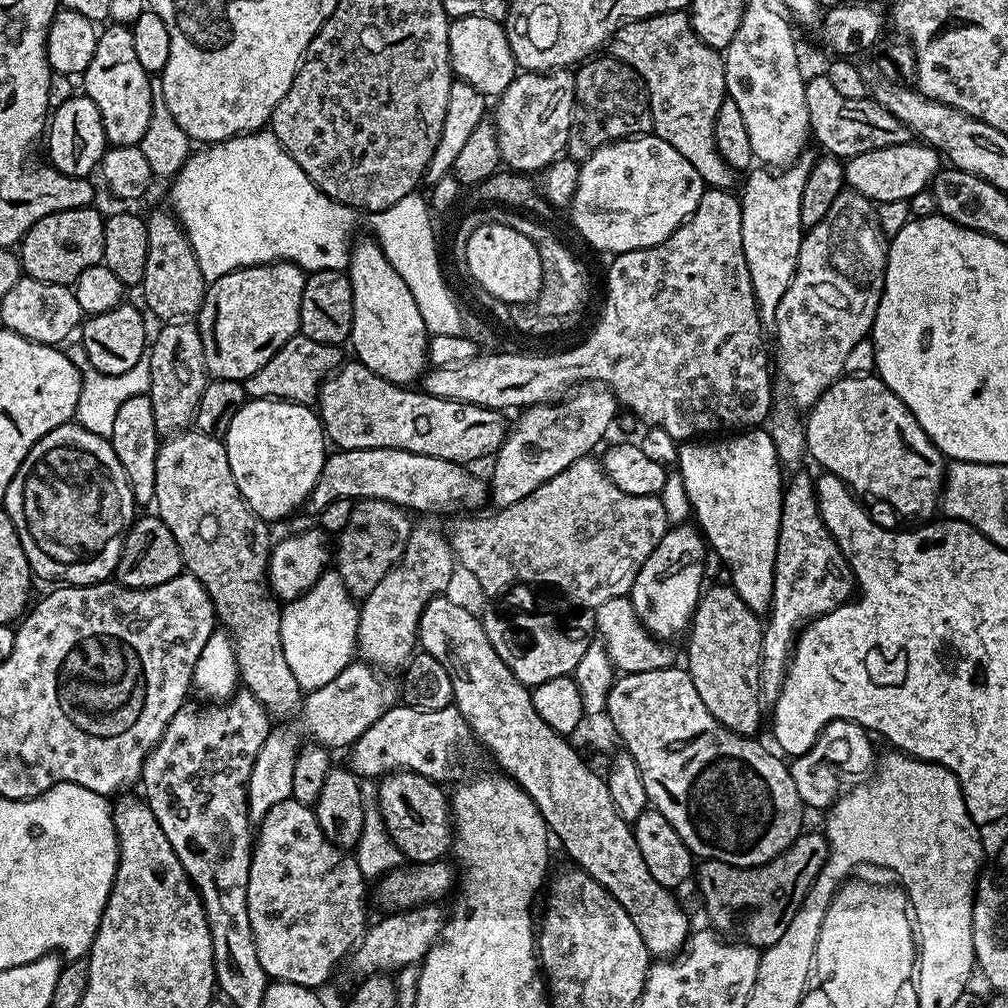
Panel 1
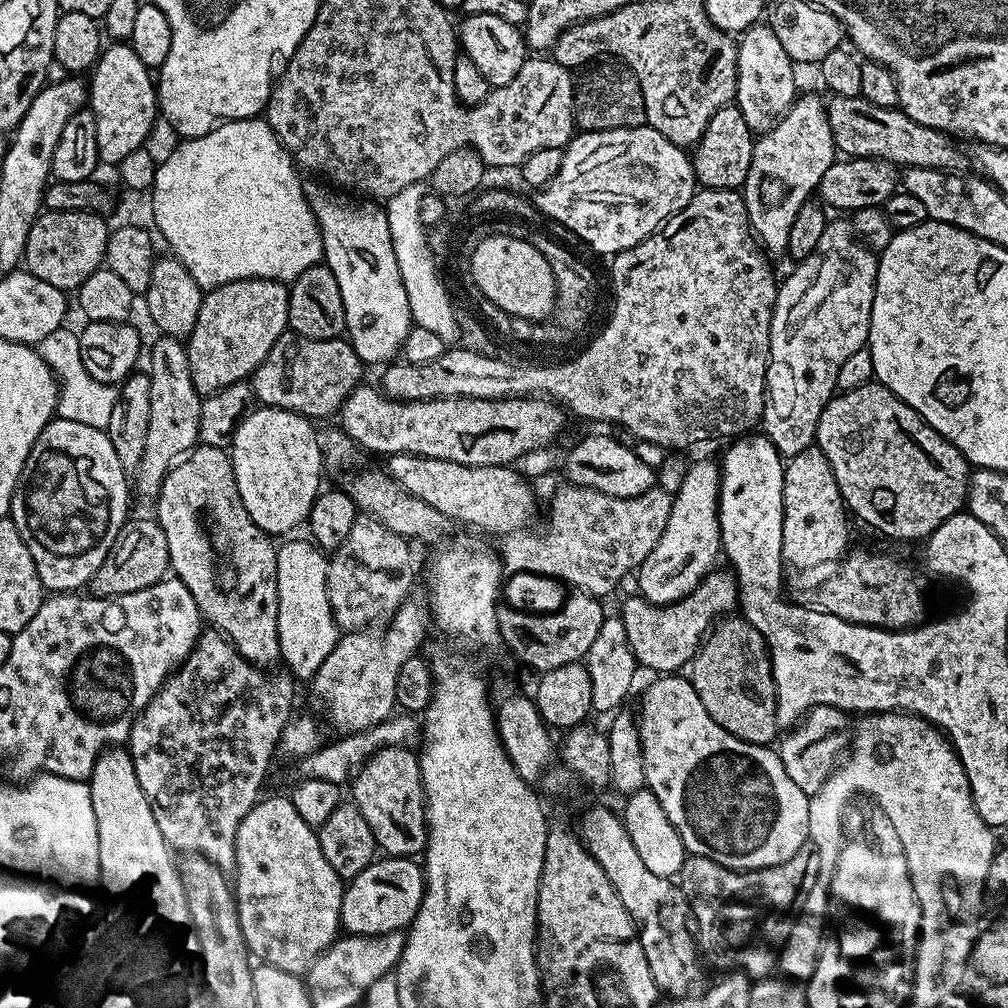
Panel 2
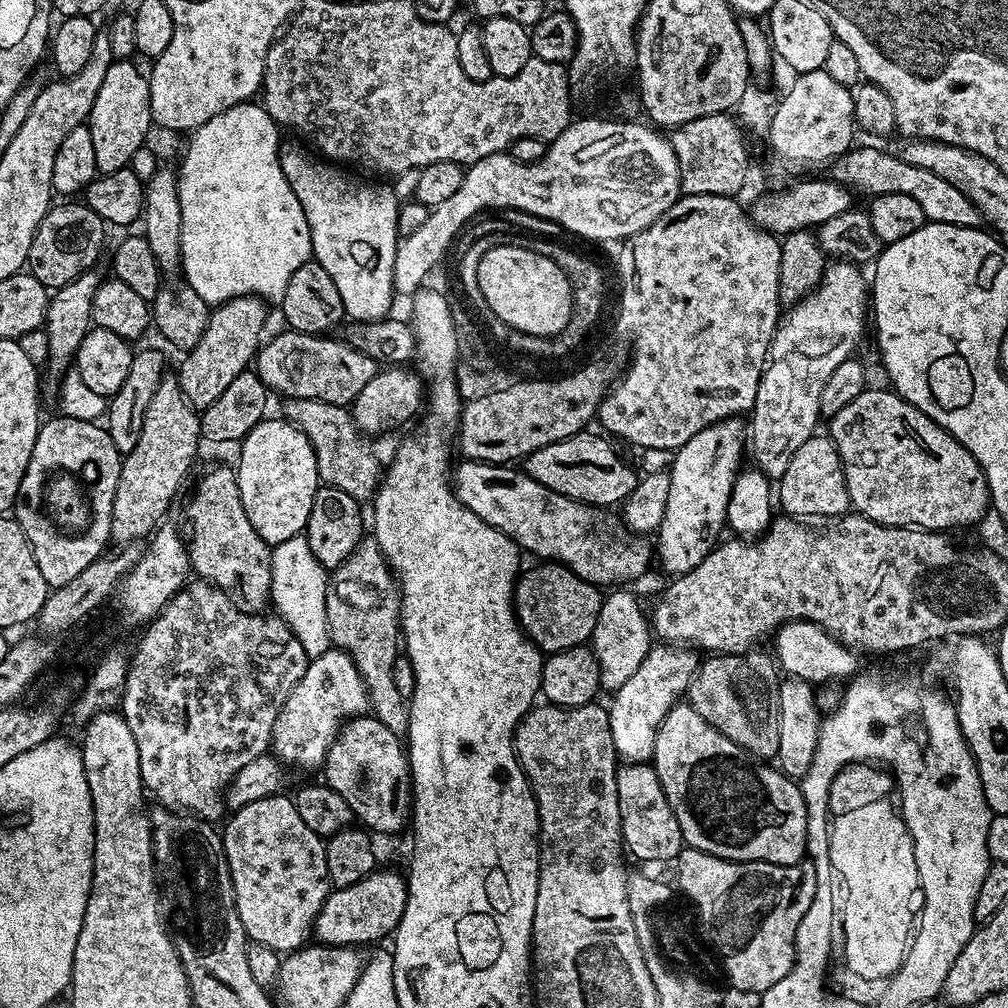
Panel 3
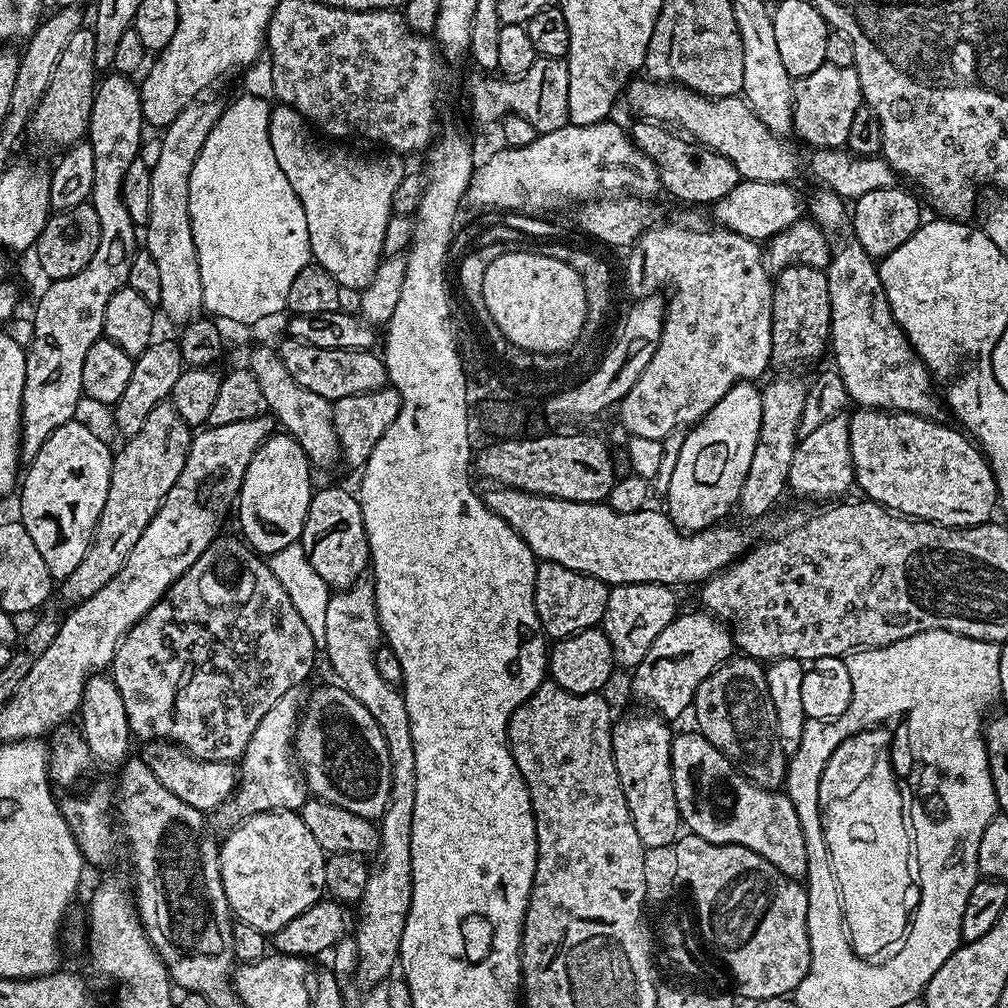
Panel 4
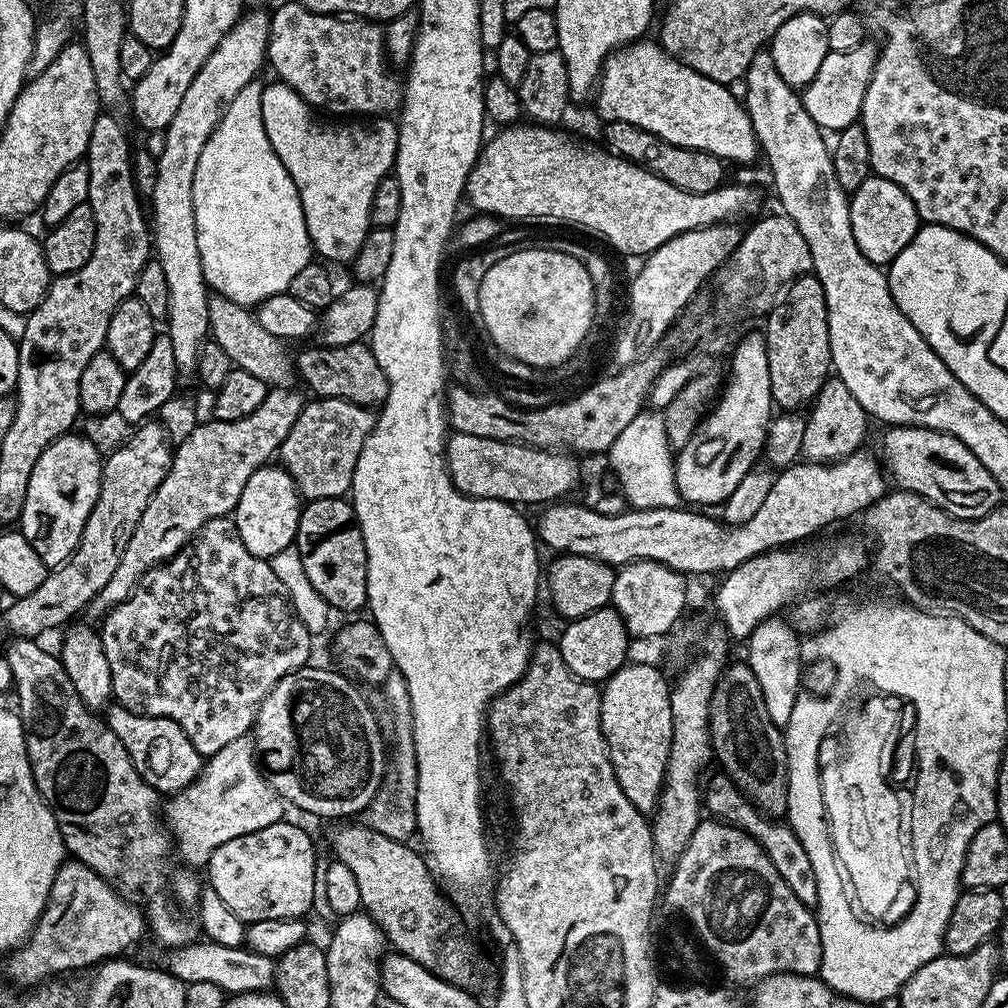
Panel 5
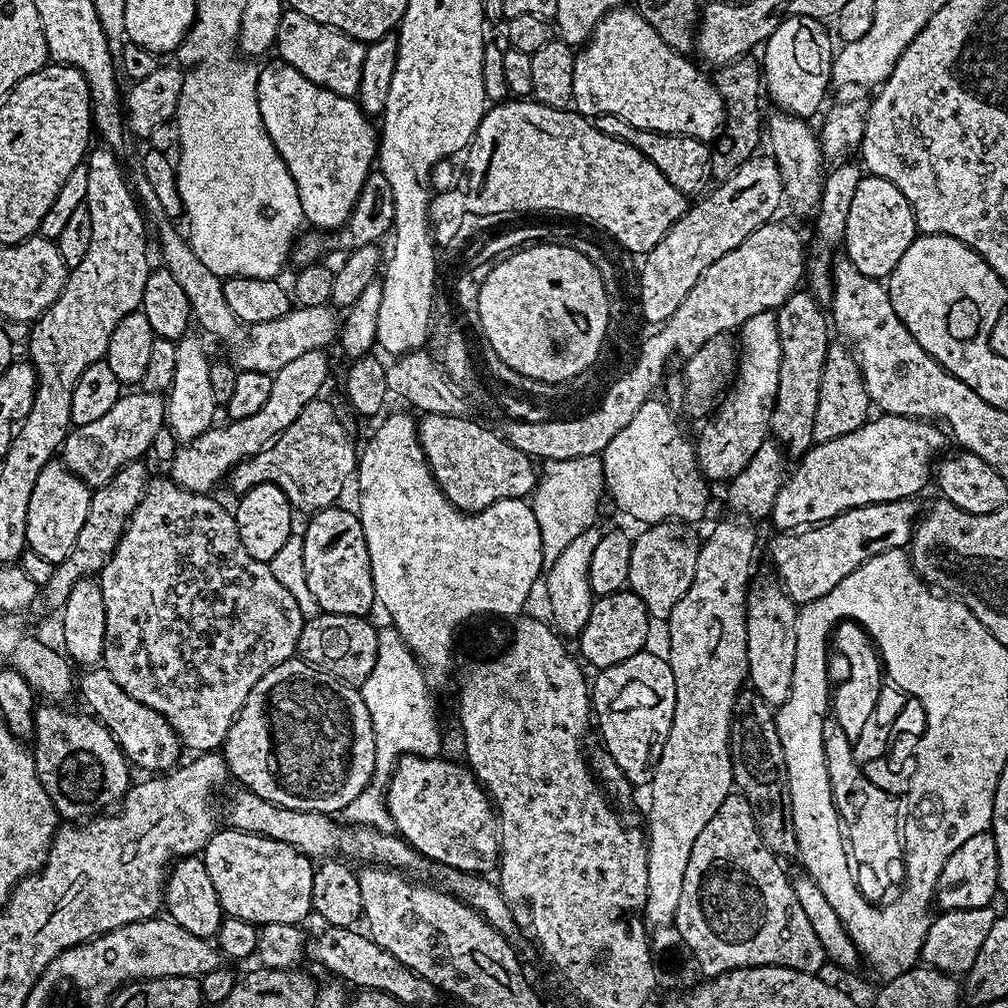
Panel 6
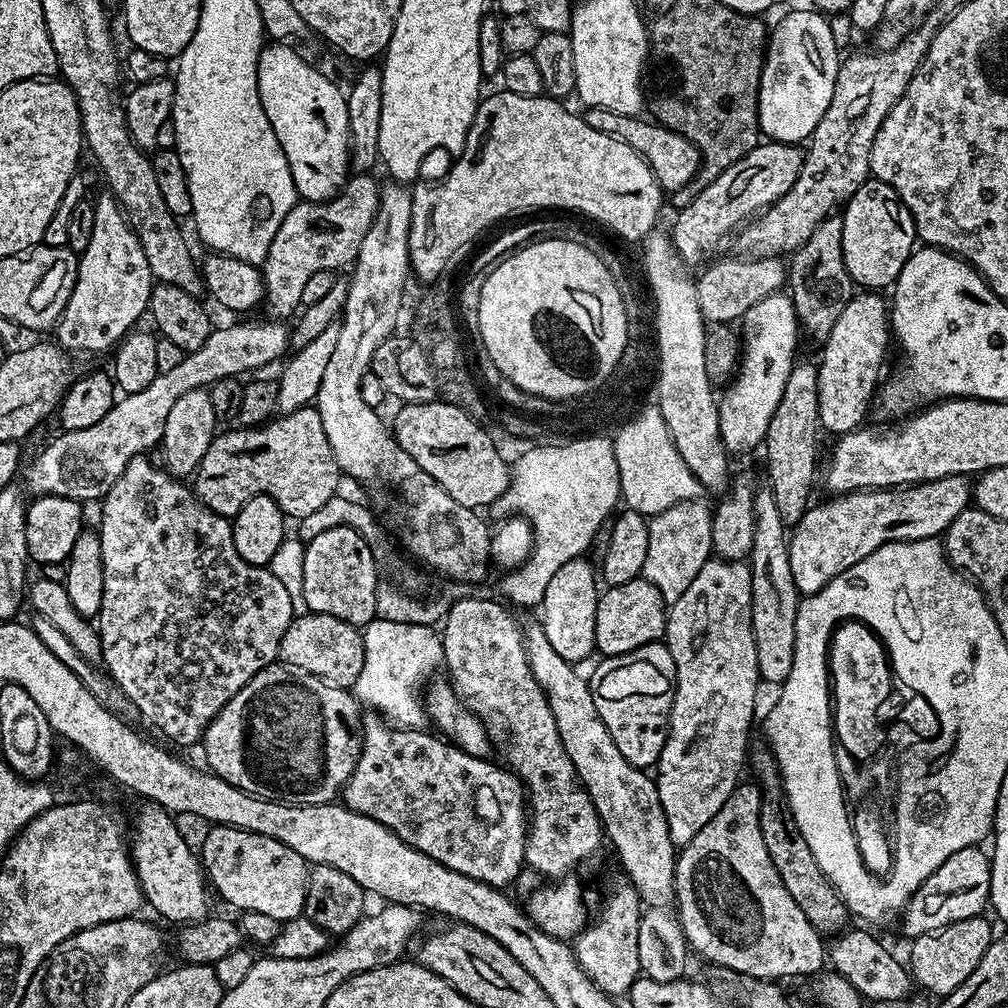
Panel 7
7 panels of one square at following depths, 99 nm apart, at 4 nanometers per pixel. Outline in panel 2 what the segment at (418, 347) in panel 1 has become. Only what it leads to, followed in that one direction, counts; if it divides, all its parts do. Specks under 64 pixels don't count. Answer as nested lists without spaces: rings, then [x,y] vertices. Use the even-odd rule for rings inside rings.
[[[305,183],[304,197],[320,227],[324,243],[323,263],[327,264],[334,278],[338,278],[338,290],[342,290],[347,339],[365,365],[387,365],[401,355],[404,339],[414,327],[408,291],[398,270],[398,258],[390,238],[388,213],[368,198],[353,198],[348,194],[328,196],[323,188],[325,185],[320,184]]]

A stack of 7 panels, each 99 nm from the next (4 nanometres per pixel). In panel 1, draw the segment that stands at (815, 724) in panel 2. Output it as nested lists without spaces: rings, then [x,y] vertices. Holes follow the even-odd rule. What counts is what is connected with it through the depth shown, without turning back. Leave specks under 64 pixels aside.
[[[835,720],[825,726],[818,734],[814,746],[806,750],[806,754],[795,757],[791,761],[790,771],[794,778],[794,790],[798,790],[798,798],[805,809],[821,808],[827,810],[832,807],[834,801],[841,795],[840,779],[843,776],[860,776],[863,772],[871,773],[874,768],[874,756],[872,760],[873,737],[862,727],[849,720]]]

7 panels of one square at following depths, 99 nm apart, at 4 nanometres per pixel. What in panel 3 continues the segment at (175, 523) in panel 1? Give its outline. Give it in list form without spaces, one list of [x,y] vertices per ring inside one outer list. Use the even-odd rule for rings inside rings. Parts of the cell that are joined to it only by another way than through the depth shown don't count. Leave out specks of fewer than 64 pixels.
[[[231,467],[212,468],[197,482],[196,489],[188,500],[186,547],[191,571],[195,575],[197,572],[201,581],[221,588],[241,612],[260,614],[267,609],[264,607],[269,607],[272,594],[272,548],[258,534],[258,530],[250,526],[250,518],[246,518],[246,510],[242,510],[236,473]]]

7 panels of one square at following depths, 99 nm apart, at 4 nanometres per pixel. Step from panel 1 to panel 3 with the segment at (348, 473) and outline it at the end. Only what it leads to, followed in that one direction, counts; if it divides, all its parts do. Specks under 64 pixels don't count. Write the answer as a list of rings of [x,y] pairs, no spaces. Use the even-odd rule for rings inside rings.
[[[469,459],[460,463],[454,468],[454,487],[462,506],[474,510],[482,522],[502,530],[525,553],[533,552],[544,562],[563,564],[597,586],[615,580],[636,580],[651,560],[653,563],[653,545],[651,548],[643,535],[623,530],[616,536],[613,526],[596,513],[599,511],[595,507],[566,498],[542,486],[542,482],[534,482],[519,467]]]

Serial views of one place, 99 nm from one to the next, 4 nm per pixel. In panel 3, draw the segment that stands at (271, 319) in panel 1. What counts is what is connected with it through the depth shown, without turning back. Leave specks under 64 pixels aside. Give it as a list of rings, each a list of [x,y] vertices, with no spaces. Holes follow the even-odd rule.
[[[239,296],[211,309],[206,330],[202,338],[198,338],[198,346],[187,349],[185,356],[188,357],[181,362],[180,373],[174,376],[193,408],[203,410],[210,406],[238,374],[249,371],[262,347],[260,335],[268,320],[268,308],[269,305],[258,296]]]

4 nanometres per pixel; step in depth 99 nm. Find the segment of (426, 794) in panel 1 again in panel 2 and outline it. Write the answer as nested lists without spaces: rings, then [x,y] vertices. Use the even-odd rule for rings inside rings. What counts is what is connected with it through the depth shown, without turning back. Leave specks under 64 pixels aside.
[[[411,747],[378,749],[351,777],[351,788],[351,803],[356,804],[358,810],[362,810],[362,818],[370,822],[381,853],[413,858],[423,853],[428,845],[428,807],[424,804],[420,757]]]

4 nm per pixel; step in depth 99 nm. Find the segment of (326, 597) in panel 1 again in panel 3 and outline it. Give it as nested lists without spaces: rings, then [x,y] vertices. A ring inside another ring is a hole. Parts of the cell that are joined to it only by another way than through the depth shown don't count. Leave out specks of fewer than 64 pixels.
[[[304,534],[286,538],[286,542],[272,548],[272,594],[271,603],[275,615],[286,622],[286,626],[302,644],[309,658],[322,654],[332,644],[326,618],[326,590],[329,573],[310,552]]]

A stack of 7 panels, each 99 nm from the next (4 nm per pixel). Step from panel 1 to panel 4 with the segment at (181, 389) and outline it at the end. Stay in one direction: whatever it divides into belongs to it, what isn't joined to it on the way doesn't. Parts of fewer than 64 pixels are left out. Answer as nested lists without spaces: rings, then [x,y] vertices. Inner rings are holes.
[[[163,402],[146,414],[146,422],[138,434],[123,441],[124,449],[117,451],[112,458],[106,506],[102,506],[102,514],[86,550],[86,558],[82,558],[74,574],[59,581],[58,596],[60,592],[68,606],[75,606],[98,594],[98,590],[102,590],[102,586],[106,586],[106,582],[110,582],[110,578],[122,570],[130,550],[134,550],[134,542],[142,538],[142,530],[146,530],[154,514],[158,514],[166,494],[170,494],[170,486],[178,482],[178,474],[182,474],[182,466],[186,466],[186,454],[192,445],[193,435],[193,429],[182,422],[172,403]]]

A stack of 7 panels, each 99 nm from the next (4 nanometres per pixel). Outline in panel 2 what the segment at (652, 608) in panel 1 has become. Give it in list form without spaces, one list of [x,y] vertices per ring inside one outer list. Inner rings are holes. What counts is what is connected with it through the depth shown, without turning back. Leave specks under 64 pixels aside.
[[[714,459],[689,463],[686,476],[672,497],[670,518],[666,518],[666,530],[662,538],[650,550],[638,569],[639,595],[651,604],[672,604],[690,594],[700,581],[713,571],[720,547],[720,465]]]

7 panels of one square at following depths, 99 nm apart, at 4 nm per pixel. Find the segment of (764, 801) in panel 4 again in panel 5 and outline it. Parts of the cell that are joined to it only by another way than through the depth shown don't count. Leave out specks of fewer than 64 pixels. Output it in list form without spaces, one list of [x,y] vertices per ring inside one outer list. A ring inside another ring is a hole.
[[[719,778],[712,784],[712,789],[706,792],[706,808],[713,817],[723,818],[725,821],[733,822],[736,827],[744,829],[748,835],[755,838],[764,847],[764,852],[774,862],[774,870],[782,874],[782,882],[798,894],[798,898],[809,906],[816,903],[816,879],[814,878],[814,866],[810,866],[810,858],[802,842],[788,827],[787,823],[769,820],[768,817],[760,815],[760,812],[752,805],[745,796],[740,793],[735,784],[727,778]]]

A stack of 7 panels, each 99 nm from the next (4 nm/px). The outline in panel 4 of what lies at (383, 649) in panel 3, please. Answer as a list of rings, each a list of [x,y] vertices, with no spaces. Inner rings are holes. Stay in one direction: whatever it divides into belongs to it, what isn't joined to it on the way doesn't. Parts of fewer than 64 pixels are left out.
[[[367,579],[357,580],[351,588],[333,591],[328,598],[326,606],[326,642],[322,645],[322,652],[328,655],[328,664],[332,672],[337,676],[339,687],[344,688],[366,710],[374,722],[378,722],[378,730],[382,730],[382,738],[386,738],[386,750],[390,750],[390,770],[392,782],[390,784],[390,798],[384,811],[384,815],[378,821],[380,829],[380,851],[378,859],[369,871],[366,882],[366,894],[358,905],[358,915],[354,920],[354,943],[356,946],[356,958],[358,961],[358,973],[365,980],[365,985],[376,986],[384,979],[391,968],[397,967],[400,958],[400,939],[402,930],[406,926],[406,918],[410,910],[410,898],[412,897],[412,867],[410,866],[410,826],[414,826],[414,794],[418,794],[416,785],[416,771],[414,770],[414,738],[410,734],[410,714],[406,714],[406,702],[404,693],[397,685],[386,682],[382,674],[378,672],[376,665],[376,650],[381,647],[382,633],[380,619],[376,609],[376,590]]]

